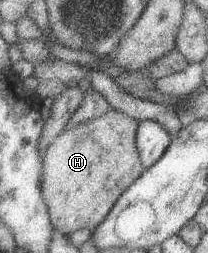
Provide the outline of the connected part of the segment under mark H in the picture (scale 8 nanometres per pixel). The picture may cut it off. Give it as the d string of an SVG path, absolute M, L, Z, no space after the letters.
M111 109L105 115L75 125L57 137L46 151L42 177L43 195L53 225L63 233L99 227L119 198L145 173L137 143L139 119Z

